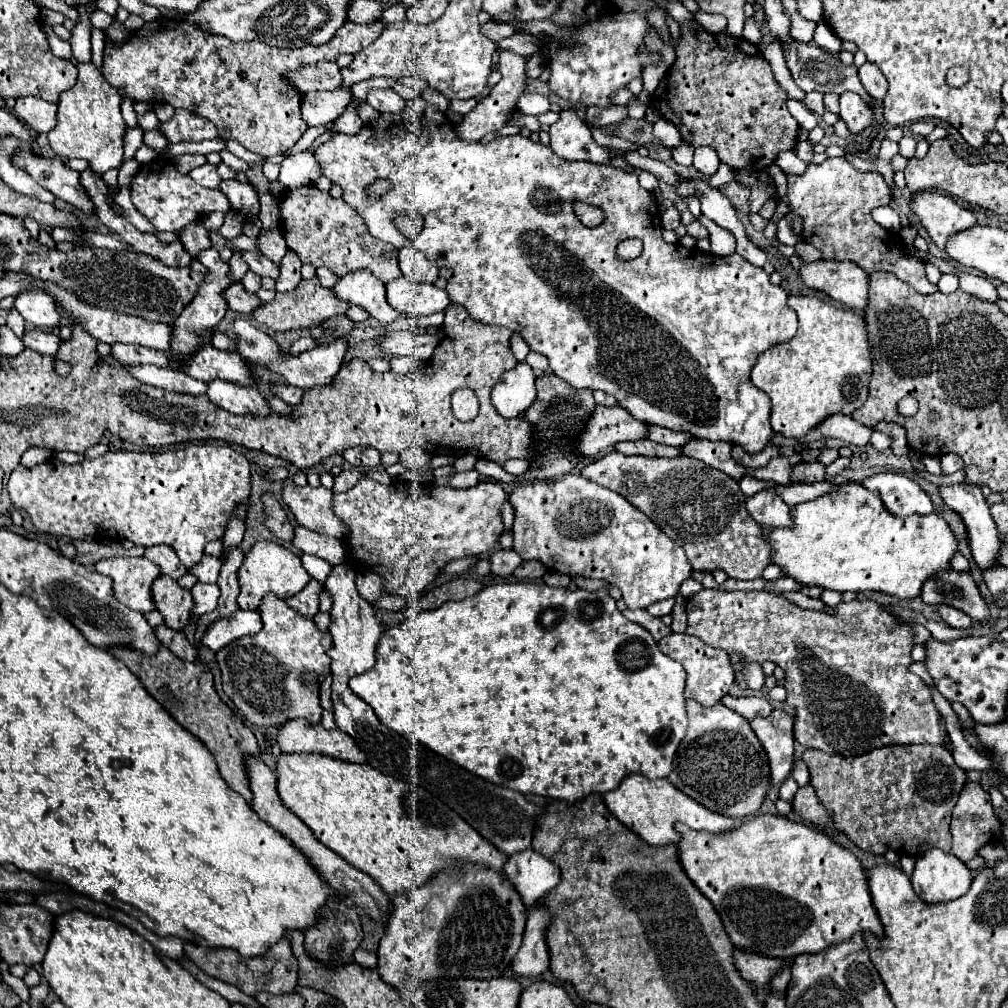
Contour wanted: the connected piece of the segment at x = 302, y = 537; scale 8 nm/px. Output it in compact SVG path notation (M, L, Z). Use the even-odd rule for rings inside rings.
M298 526L294 530L294 540L292 544L304 552L304 554L314 554L320 556L324 560L328 560L330 564L342 564L344 562L344 554L346 554L346 546L342 546L340 538L332 538L332 536L322 536L318 532L312 532L308 528Z

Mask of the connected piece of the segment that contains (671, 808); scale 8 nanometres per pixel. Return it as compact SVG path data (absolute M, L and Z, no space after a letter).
M642 774L626 776L620 786L608 794L604 794L604 802L608 810L630 830L634 830L642 840L650 842L652 846L664 846L670 842L678 842L680 834L674 830L676 822L684 822L692 830L706 830L706 832L726 832L736 826L732 818L722 818L722 814L714 814L702 808L696 800L682 794L674 784L664 780L648 780Z

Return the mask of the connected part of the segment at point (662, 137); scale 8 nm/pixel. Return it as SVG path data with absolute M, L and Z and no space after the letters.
M658 118L658 120L654 122L652 134L654 134L654 138L656 138L664 148L668 148L668 150L674 150L674 148L682 142L678 130L674 130L674 124L666 122L664 118Z

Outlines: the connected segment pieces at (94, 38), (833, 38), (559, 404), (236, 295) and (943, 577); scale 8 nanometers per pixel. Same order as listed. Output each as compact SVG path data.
M93 28L91 36L92 58L91 61L99 68L103 62L103 51L105 48L104 33L102 30Z
M818 22L814 42L816 42L820 48L824 48L824 50L828 50L828 52L834 52L834 54L840 52L840 48L842 48L842 40L834 34L834 30L832 30L826 22Z
M548 372L536 378L538 396L532 402L532 406L526 410L526 422L534 426L534 434L538 438L536 456L530 460L530 470L516 478L516 482L524 480L558 480L564 474L572 472L582 458L574 454L572 442L578 436L578 430L582 430L582 422L592 414L594 410L594 398L590 390L576 390L566 380L558 378L556 374Z
M232 284L228 290L226 290L226 302L230 306L230 310L234 312L240 312L240 314L252 314L256 308L262 306L262 300L248 292L242 284Z
M942 570L942 572L930 576L922 584L920 598L926 604L954 606L954 608L966 612L976 622L980 622L988 616L988 606L982 600L978 586L968 572Z

